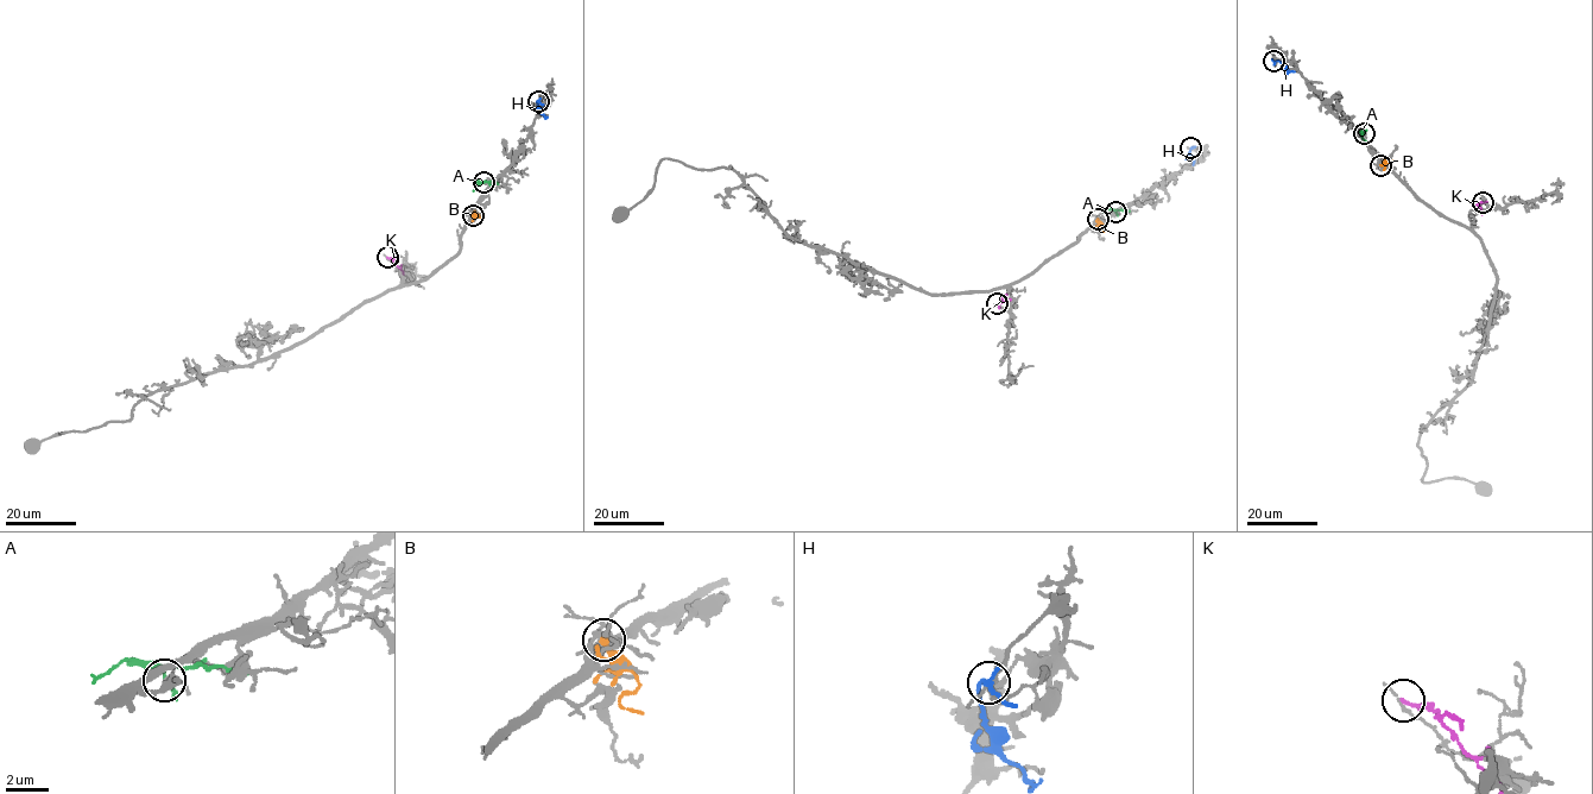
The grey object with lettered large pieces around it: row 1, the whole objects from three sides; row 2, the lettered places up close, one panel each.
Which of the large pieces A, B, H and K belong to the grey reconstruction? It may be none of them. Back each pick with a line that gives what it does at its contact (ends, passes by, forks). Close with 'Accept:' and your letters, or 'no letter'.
Accept: no letter

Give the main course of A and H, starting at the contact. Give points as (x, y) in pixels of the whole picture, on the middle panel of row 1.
A: (1116, 212), (1130, 210)
H: (1192, 147), (1188, 156), (1194, 159), (1193, 165)

